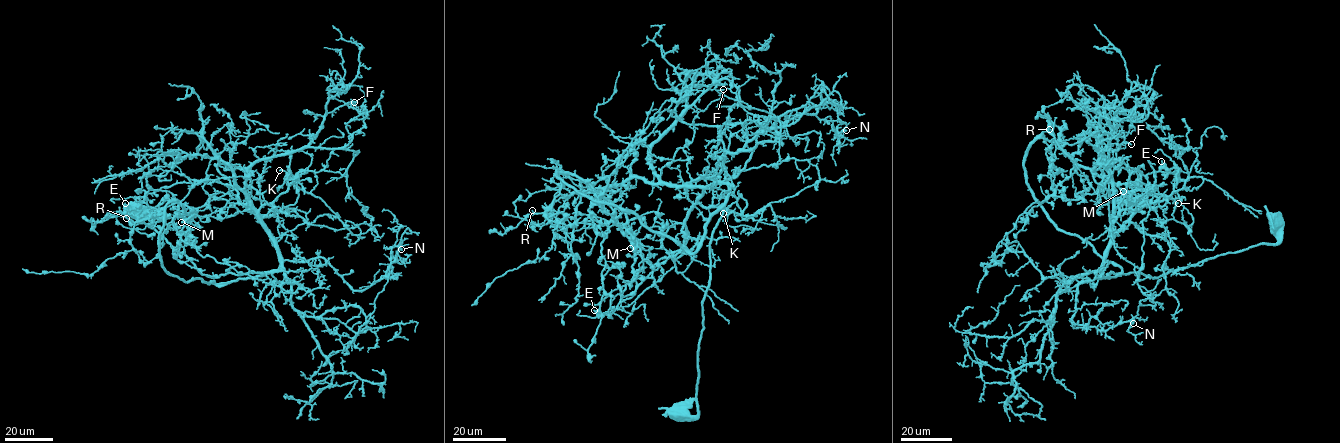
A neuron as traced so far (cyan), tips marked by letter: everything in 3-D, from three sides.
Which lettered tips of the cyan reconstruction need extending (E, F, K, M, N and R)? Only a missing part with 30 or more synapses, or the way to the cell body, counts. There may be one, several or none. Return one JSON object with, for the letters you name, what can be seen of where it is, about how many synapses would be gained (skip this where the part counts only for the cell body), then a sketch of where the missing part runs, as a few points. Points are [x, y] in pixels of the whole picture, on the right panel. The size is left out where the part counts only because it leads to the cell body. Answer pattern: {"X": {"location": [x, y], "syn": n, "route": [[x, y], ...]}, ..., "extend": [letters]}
{"F": {"location": [1131, 144], "syn": 35, "route": [[1131, 144], [1135, 147], [1128, 130], [1108, 112], [1114, 108]]}, "R": {"location": [1049, 129], "syn": 35, "route": [[1049, 129], [1040, 129], [1028, 122]]}, "extend": ["F", "R"]}

